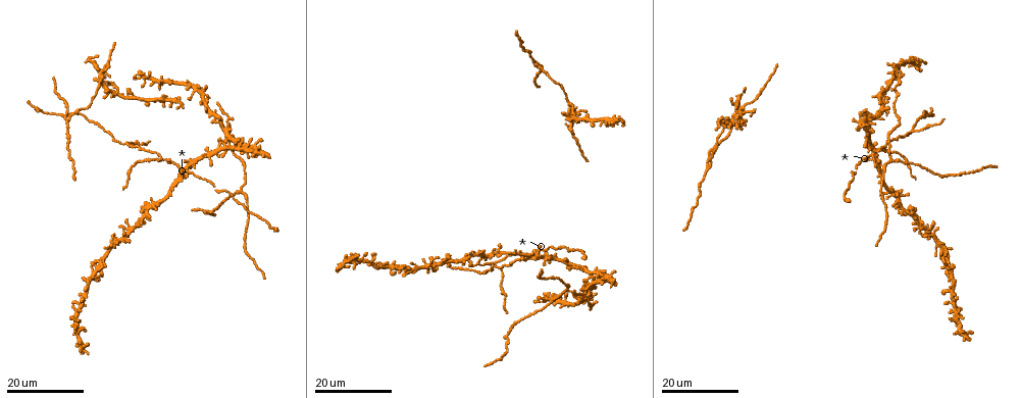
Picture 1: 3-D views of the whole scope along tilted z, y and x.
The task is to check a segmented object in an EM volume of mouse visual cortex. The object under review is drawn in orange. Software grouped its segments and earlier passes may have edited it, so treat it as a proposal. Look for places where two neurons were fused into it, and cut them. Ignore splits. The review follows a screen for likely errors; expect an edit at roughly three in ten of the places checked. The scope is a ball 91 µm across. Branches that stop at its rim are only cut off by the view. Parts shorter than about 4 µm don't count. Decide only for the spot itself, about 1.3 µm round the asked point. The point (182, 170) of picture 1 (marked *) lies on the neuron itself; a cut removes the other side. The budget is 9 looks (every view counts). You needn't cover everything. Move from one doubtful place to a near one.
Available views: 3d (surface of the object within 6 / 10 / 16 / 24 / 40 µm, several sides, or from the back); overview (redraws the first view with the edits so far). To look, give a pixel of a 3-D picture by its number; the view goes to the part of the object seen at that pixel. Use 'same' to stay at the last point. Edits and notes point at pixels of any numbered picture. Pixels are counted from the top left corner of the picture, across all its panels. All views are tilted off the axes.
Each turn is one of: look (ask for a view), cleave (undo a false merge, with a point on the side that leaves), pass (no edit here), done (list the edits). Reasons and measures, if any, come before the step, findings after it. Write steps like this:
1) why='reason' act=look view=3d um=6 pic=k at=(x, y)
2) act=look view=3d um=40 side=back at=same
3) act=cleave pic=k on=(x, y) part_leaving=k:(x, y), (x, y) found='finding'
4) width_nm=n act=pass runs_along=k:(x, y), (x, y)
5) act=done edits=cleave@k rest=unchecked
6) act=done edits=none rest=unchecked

why='a fork' act=look view=3d um=24 pic=1 at=(125, 144)

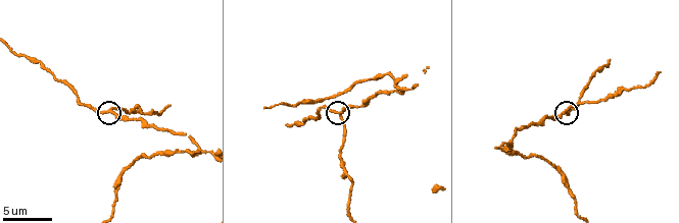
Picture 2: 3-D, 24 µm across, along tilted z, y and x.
why='zoom in' act=look view=3d um=6 pic=2 at=(111, 109)

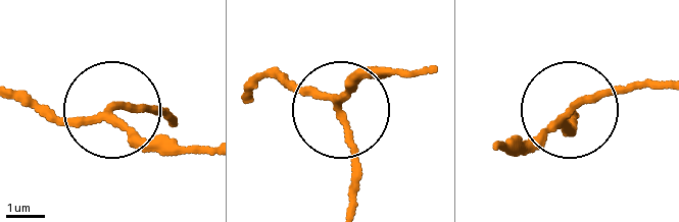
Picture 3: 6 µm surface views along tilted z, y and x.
arms=3 act=cleave pic=3 on=(144, 109) found='two neurons meet here'

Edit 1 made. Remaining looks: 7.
act=look view=3d um=24 pic=1 at=(585, 299)

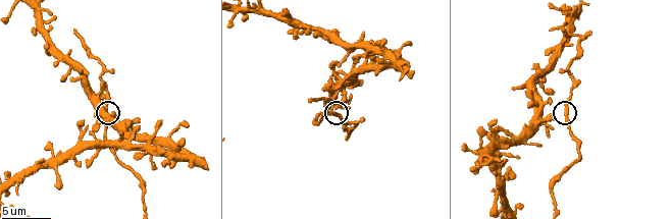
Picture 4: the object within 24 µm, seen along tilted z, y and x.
why='closer look' act=look view=3d um=6 pic=4 at=(565, 113)

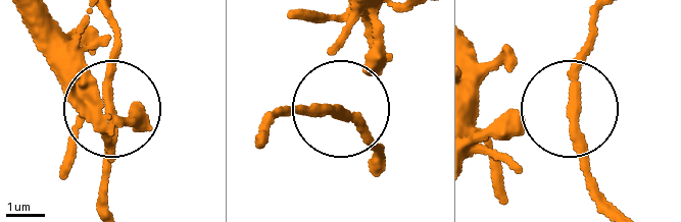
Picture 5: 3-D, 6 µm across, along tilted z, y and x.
arms=3 act=pass runs_along=5:(475, 142), (569, 109), (593, 19) found='all the same neuron'

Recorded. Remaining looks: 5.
why='three arms meet' act=look view=3d um=6 pic=2 at=(514, 142)

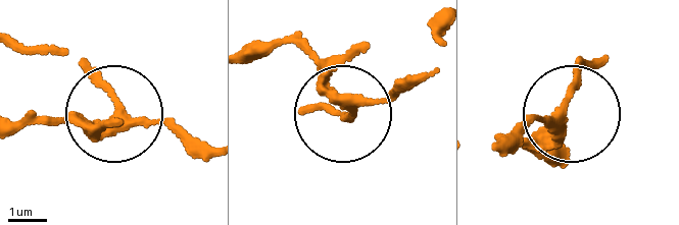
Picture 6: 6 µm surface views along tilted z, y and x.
why='from behind' act=look view=3d um=6 side=back pic=6 at=(561, 109)

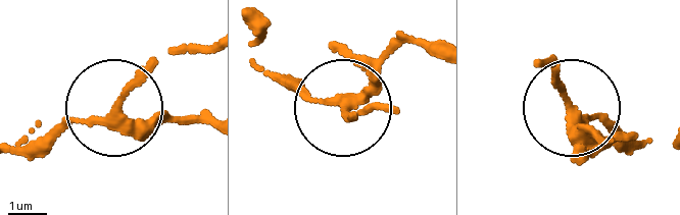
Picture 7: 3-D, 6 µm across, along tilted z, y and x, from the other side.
side_arm_um=19 act=cleave pic=7 on=(189, 119) part_leaving=7:(139, 130), (204, 116) found='two neurons meet here'

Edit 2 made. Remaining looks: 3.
why='see it whole again' act=look view=overview

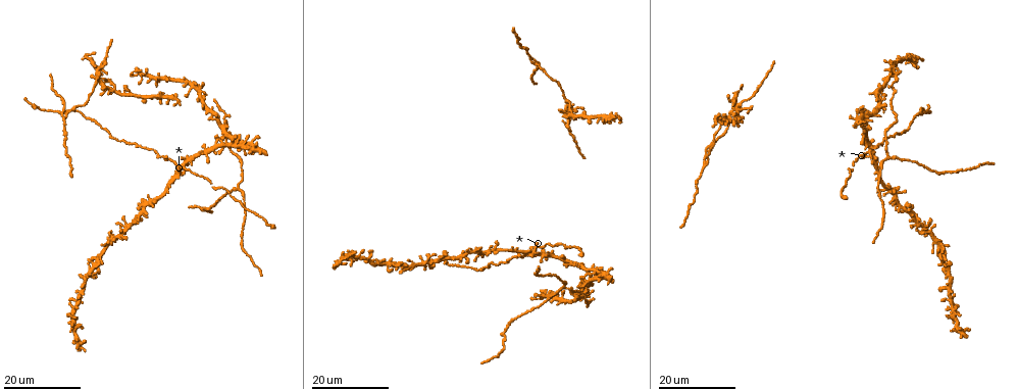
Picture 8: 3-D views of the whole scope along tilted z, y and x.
act=look view=3d um=24 pic=8 at=(890, 156)

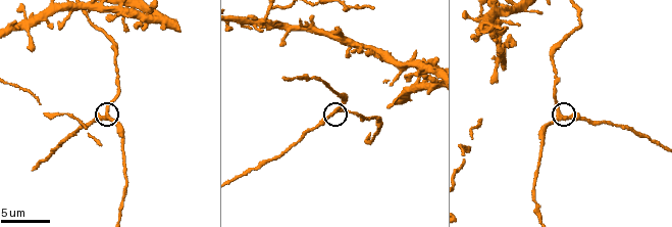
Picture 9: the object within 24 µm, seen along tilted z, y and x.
why='closer look' act=look view=3d um=6 pic=9 at=(105, 116)

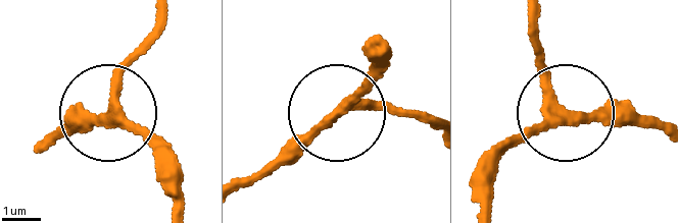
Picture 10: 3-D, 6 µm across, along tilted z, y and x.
width_nm=220 act=pass runs_along=10:(432, 125), (390, 109), (339, 112), (355, 100), (375, 45) found='all the same neuron'

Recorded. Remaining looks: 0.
act=done edits=cleave@3,cleave@7 rest=unchecked

